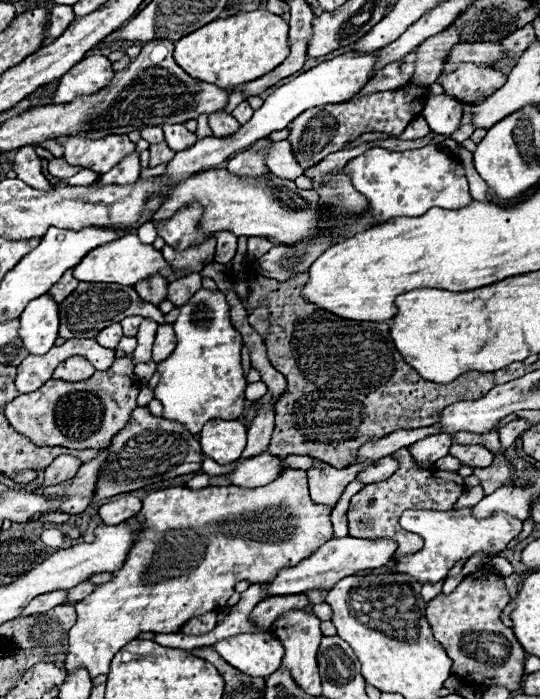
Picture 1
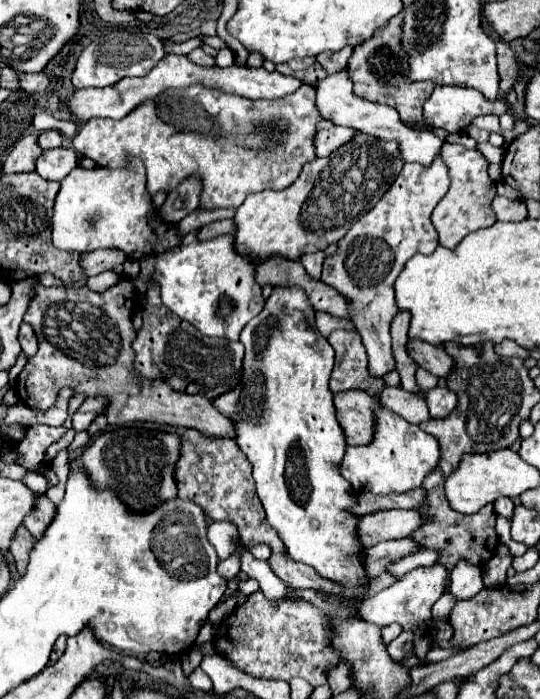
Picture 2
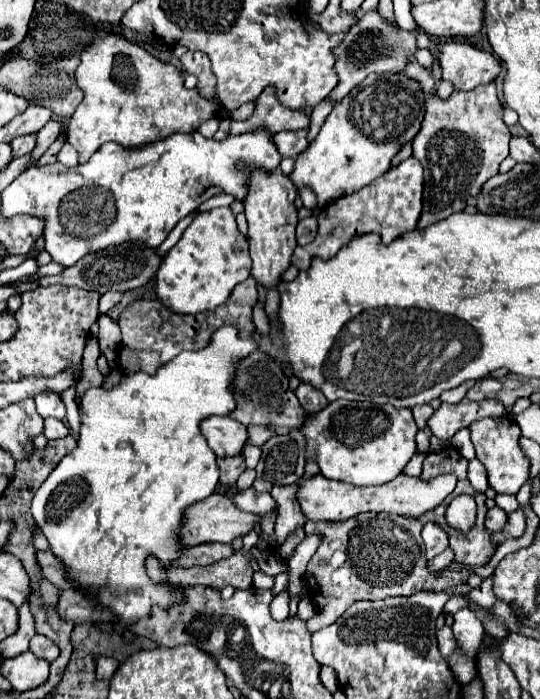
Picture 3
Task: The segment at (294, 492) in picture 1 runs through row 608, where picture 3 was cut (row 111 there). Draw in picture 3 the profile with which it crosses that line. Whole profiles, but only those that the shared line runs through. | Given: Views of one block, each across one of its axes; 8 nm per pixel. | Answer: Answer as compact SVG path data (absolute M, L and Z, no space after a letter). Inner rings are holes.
M108 34L100 40L94 40L82 52L82 62L76 68L76 84L84 92L84 100L76 108L66 128L66 140L76 148L80 164L86 164L90 156L96 152L96 148L100 148L106 142L116 142L124 148L142 148L158 140L164 140L176 132L194 132L204 120L212 116L218 118L222 110L218 100L208 102L198 94L198 90L186 90L184 76L178 72L176 66L160 62L146 48L128 42L118 34Z

